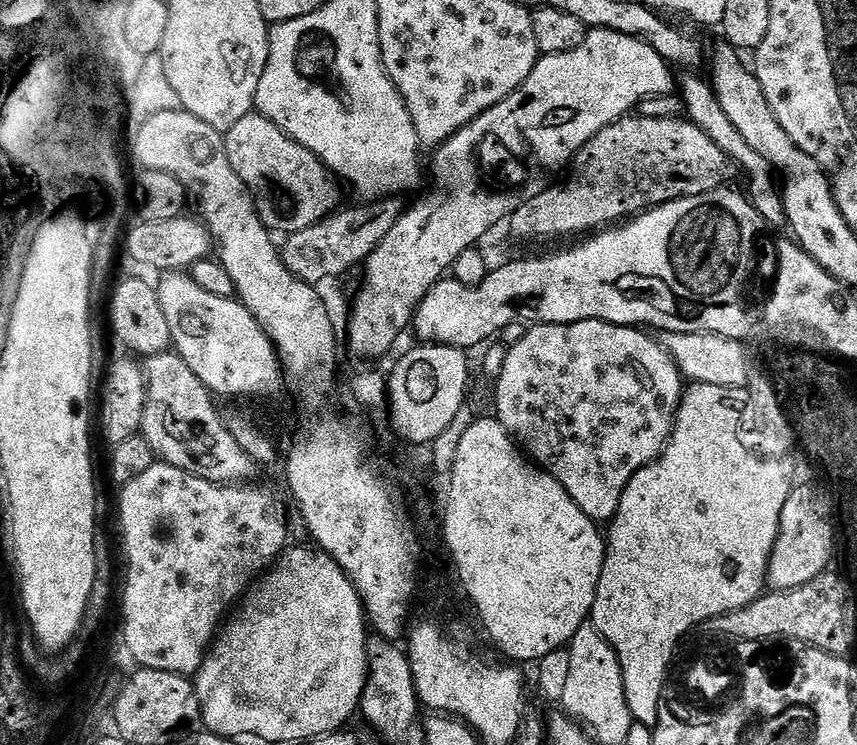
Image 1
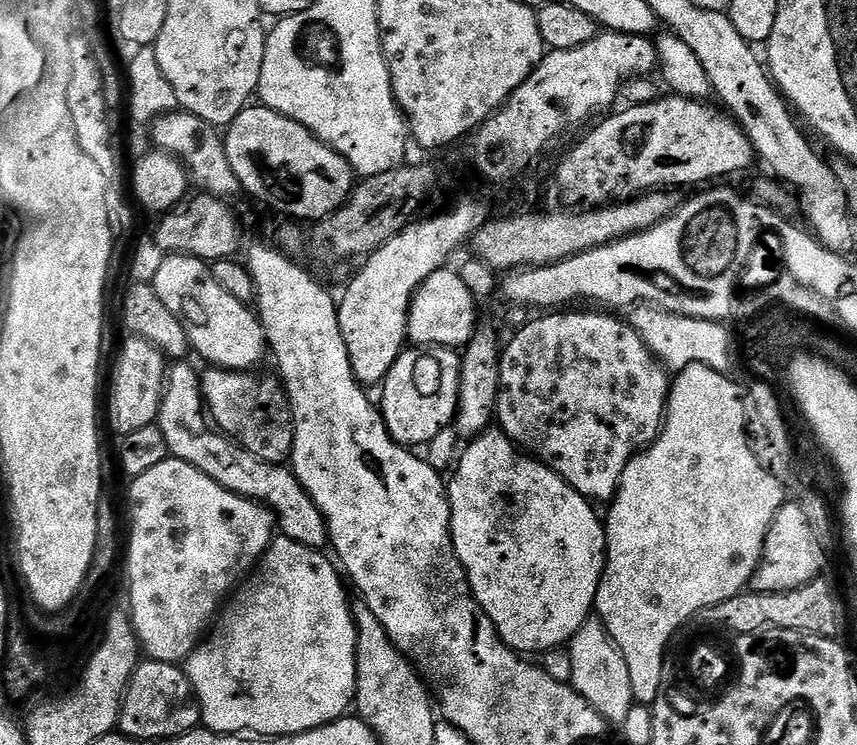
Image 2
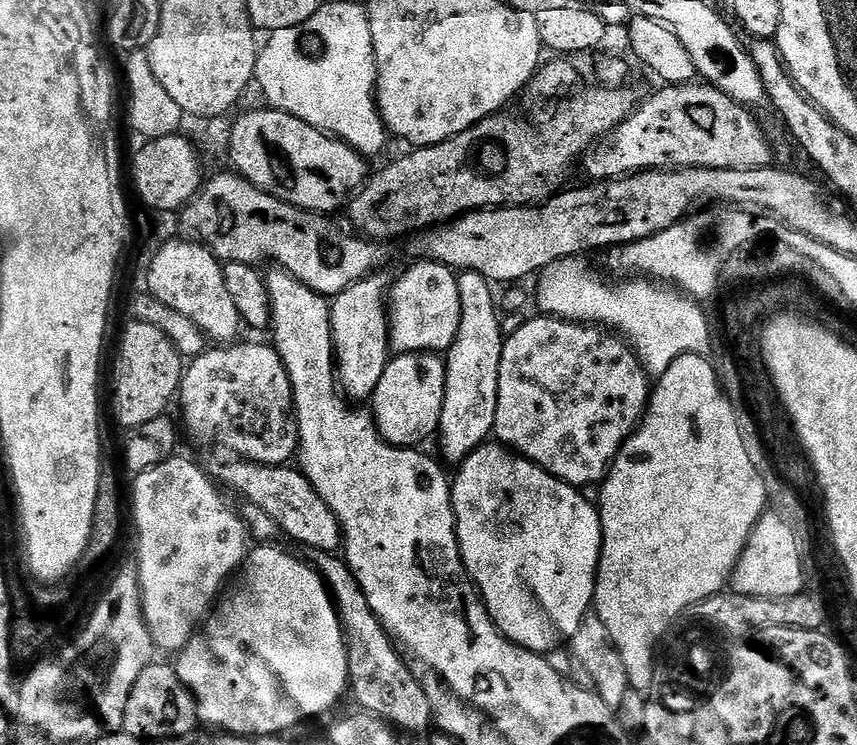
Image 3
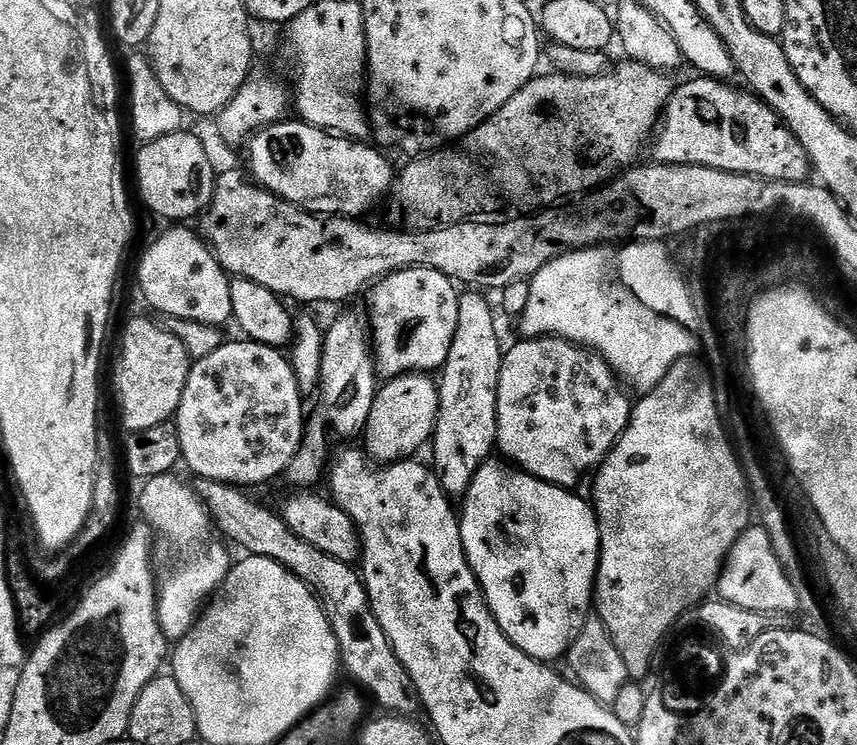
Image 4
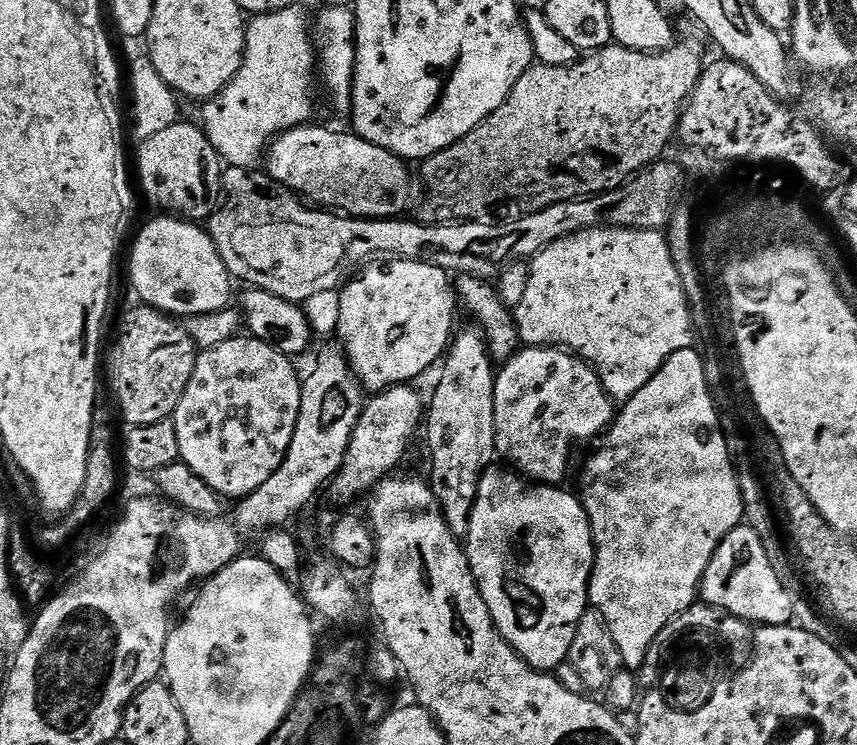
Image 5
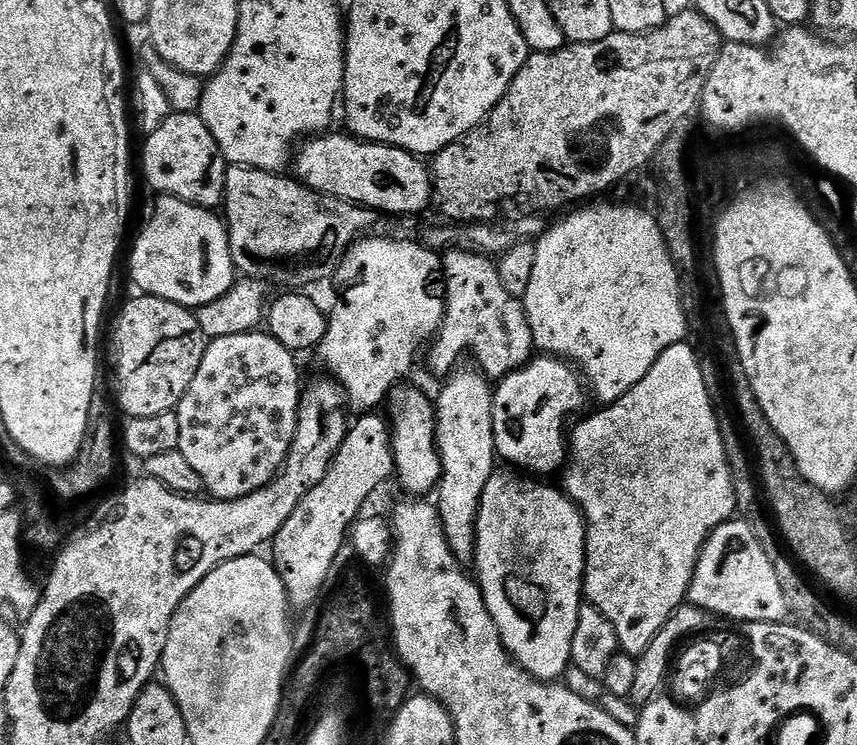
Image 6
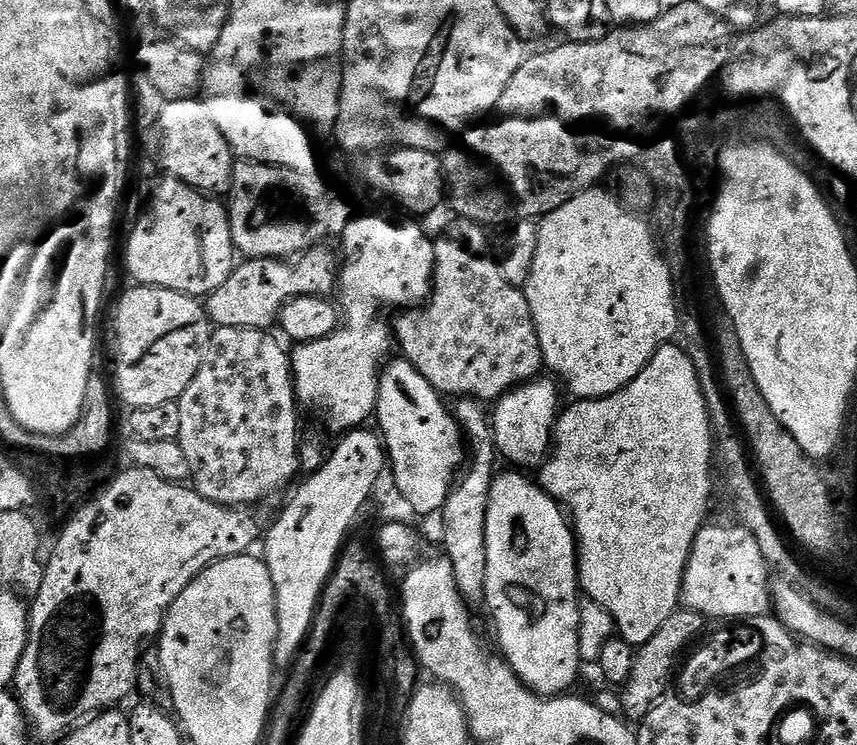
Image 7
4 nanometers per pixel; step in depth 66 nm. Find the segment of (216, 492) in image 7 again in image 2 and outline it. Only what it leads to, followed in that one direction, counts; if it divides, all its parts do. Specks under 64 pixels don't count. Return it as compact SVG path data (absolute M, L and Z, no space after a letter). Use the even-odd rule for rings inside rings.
M209 367L207 371L200 376L200 394L210 413L211 423L259 460L283 465L292 455L292 407L288 405L288 396L279 379L275 375L255 376L257 373L252 370L230 372L223 368Z

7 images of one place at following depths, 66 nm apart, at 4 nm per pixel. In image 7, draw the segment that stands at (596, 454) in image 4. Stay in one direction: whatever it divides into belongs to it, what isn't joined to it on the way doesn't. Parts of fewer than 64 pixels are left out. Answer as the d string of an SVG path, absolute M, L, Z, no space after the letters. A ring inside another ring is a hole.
M544 379L529 380L527 384L519 384L501 396L494 404L496 413L493 411L490 416L492 439L496 442L499 455L503 459L505 456L512 463L509 465L520 470L539 469L547 461L554 444L556 418L562 411L562 403L560 392L556 389L557 381Z

